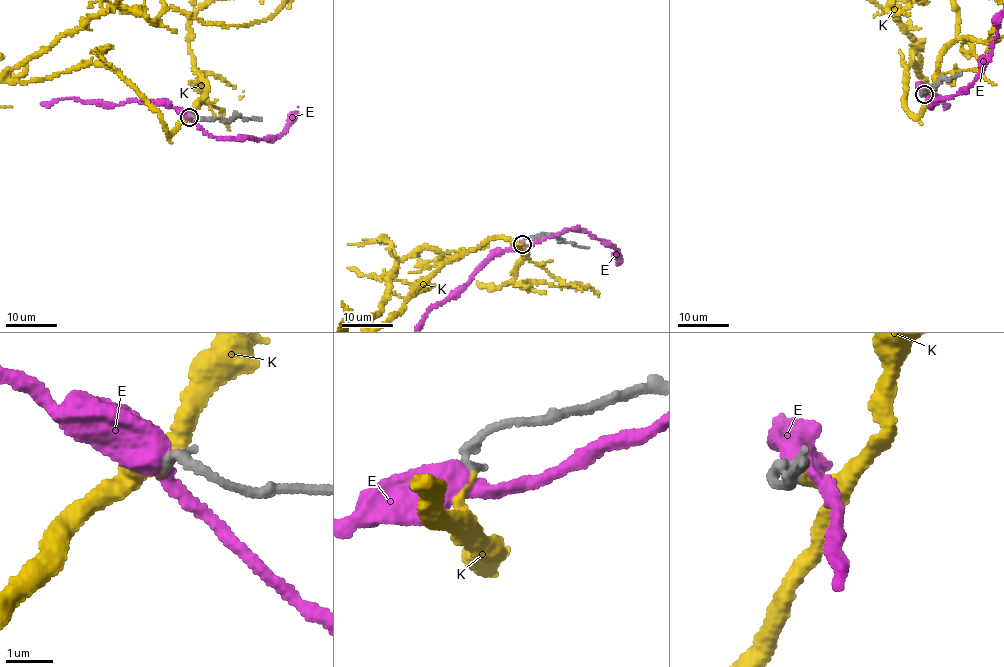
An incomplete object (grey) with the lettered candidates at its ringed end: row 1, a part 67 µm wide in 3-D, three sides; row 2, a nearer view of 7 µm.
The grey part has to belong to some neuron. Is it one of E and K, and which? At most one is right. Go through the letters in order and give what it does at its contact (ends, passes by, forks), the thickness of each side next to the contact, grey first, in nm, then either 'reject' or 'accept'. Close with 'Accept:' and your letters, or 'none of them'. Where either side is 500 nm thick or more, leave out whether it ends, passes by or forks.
E: it passes by; 260 nm thick on the grey side, 480 nm on the other; reject
K: it ends there; 240 nm thick on the grey side, 150 nm on the other; accept
Accept: K

